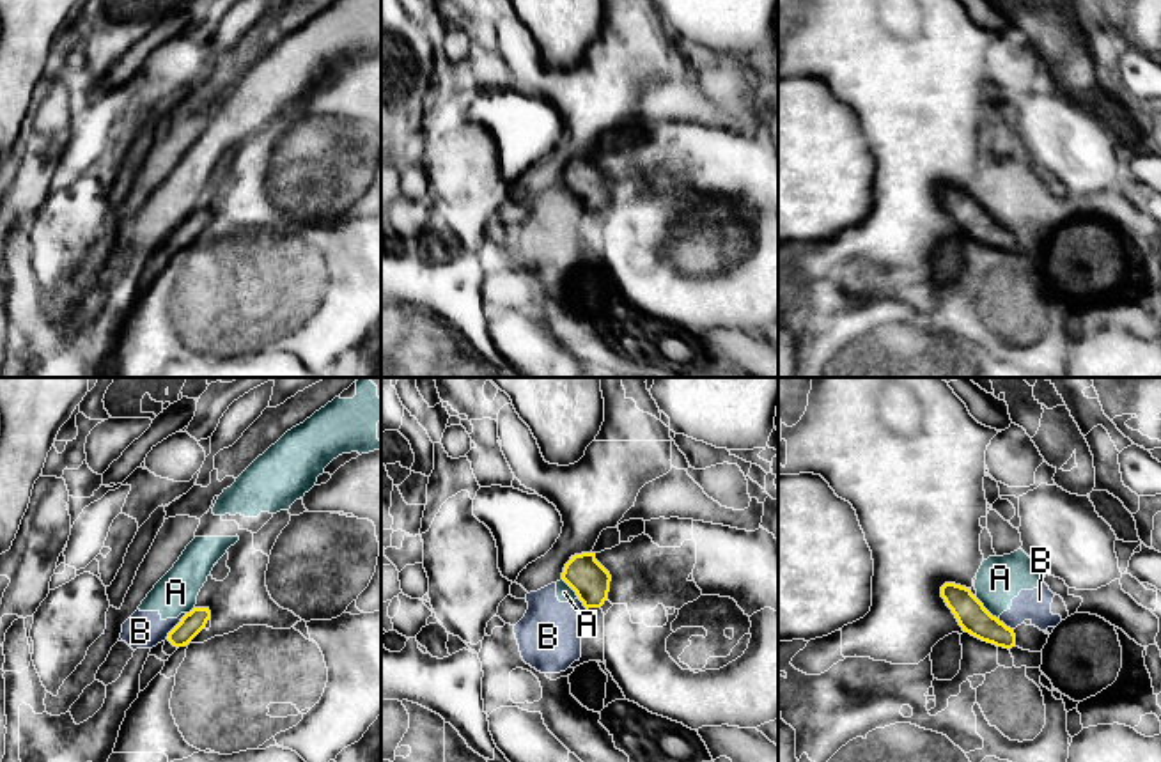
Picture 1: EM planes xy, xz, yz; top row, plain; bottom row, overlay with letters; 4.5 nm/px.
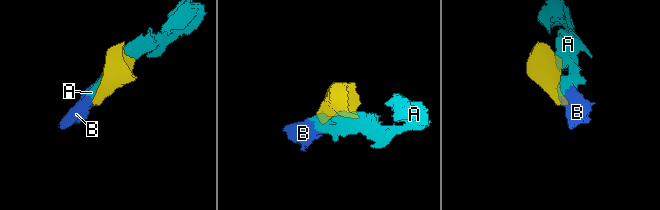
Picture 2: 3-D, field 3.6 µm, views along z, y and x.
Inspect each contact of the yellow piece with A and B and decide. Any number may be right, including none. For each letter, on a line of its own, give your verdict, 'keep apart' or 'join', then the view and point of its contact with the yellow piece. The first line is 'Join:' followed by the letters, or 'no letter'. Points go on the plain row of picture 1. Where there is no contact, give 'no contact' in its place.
Join: no letter
A: keep apart; meets yellow in yz at (982, 209)
B: keep apart; meets yellow in xy at (176, 229)

